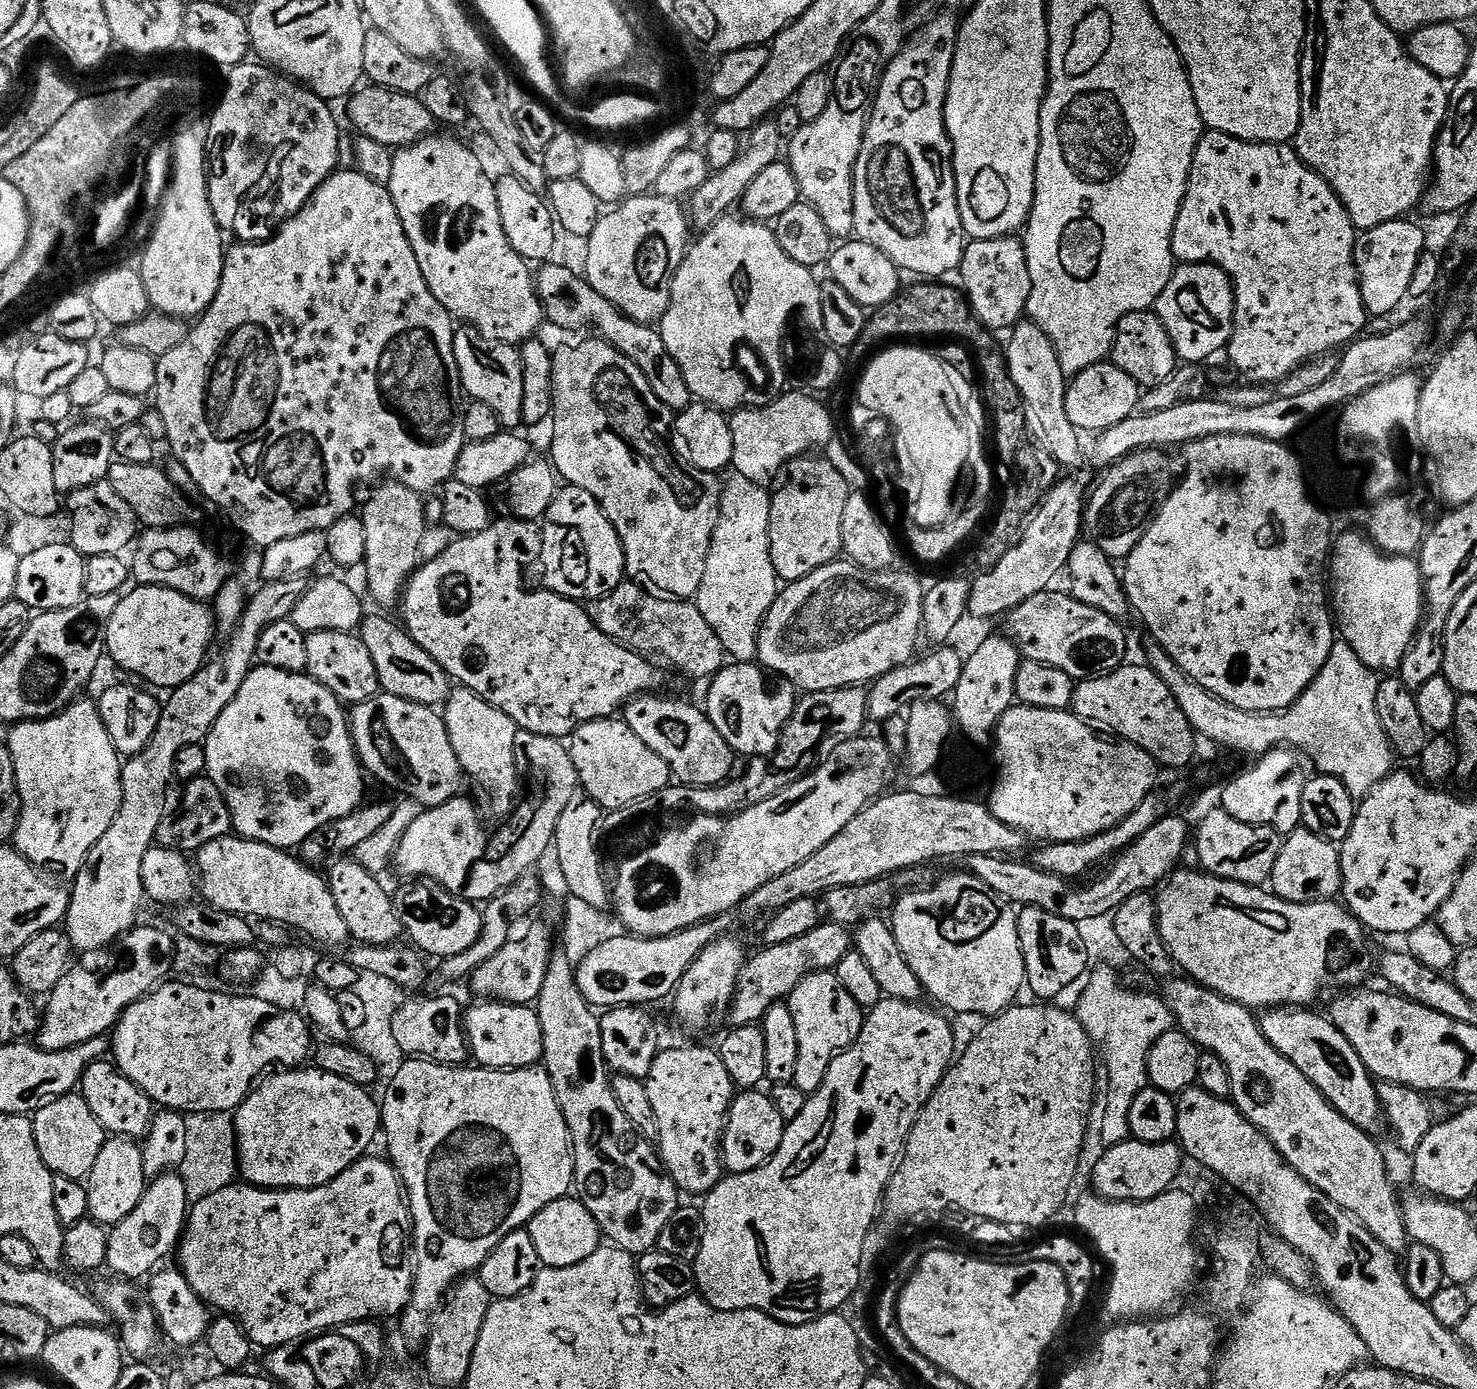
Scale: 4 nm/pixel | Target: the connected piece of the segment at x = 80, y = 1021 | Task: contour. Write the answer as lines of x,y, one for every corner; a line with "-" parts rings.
137,926
121,936
114,944
106,948
99,948
96,952
85,952
69,967
67,974
54,986
54,990
47,993
48,1005
42,1008
40,1027
34,1036
36,1047
47,1052
70,1050
74,1046
82,1046
99,1036
107,1037
120,1015
134,1002
144,996
149,996
156,988
173,975
176,962
176,940
168,932
160,928
143,928

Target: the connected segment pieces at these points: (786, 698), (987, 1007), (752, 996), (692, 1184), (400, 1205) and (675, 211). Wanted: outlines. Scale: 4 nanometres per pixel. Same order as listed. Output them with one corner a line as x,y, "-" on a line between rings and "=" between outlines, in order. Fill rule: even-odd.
732,662
720,669
715,676
711,677
708,688
708,704
706,711
708,720
726,738
726,742
732,747
733,753
744,755
744,758
755,758
757,756
772,756
776,753
776,747
780,741
782,730
786,722
791,718
796,708
797,693
792,692
767,692
764,689
764,680
760,677
762,668
756,662
=
967,870
944,876
934,884
905,891
892,905
890,923
894,938
898,938
898,950
902,950
906,962
910,962
910,970
918,974
918,982
922,982
925,993
933,996
941,1009
949,1008
944,1009
949,1013
969,1012
983,1018
997,1016
1017,1003
1016,995
1026,984
1017,909
=
822,922
817,928
810,930
810,934
802,934
802,938
761,947
757,956
749,955
744,961
744,969
740,972
732,999
731,1027
759,1025
770,1006
787,1001
794,986
798,986
802,978
815,972
835,970
838,962
842,962
842,958
846,958
846,954
853,951
853,948
853,933
845,925
831,922
=
665,1047
654,1058
646,1083
650,1106
654,1106
658,1151
664,1171
681,1193
703,1197
726,1172
720,1158
720,1140
738,1089
715,1047
=
365,1155
351,1164
338,1178
326,1182
317,1188
257,1188
247,1182
233,1182
217,1193
202,1197
191,1205
188,1223
178,1245
178,1267
183,1272
186,1282
198,1294
198,1298
208,1305
209,1309
233,1320
246,1330
253,1345
264,1347
264,1350
281,1348
283,1344
295,1344
297,1340
307,1340
314,1336
339,1330
344,1324
363,1324
375,1321
376,1316
399,1317
412,1298
414,1279
414,1249
412,1247
412,1213
408,1211
408,1201
404,1183
396,1167
387,1159
=
655,194
632,196
611,210
605,211
598,226
594,226
594,234
586,241
588,253
584,256
583,275
588,285
598,290
602,298
618,306
618,310
622,310
628,316
635,316
638,322
655,325
664,317
670,306
672,277
675,276
678,266
685,263
690,247
688,232
690,233
690,216
681,201
662,198

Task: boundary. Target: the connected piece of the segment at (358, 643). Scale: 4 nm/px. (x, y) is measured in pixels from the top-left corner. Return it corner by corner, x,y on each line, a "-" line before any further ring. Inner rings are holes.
310,632
307,638
307,675
322,682
322,686
326,686
326,690
333,692
345,705
364,704
370,698
381,695
374,658
370,658
370,650
366,650
359,635
350,632

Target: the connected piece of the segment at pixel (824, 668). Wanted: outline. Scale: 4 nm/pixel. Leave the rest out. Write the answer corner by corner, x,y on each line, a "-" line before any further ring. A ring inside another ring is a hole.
847,558
835,560
833,564
822,566
818,570
814,570
814,574
810,574
801,580
791,581
787,585
788,588
779,593
776,601
770,606
770,610
766,614
766,618
760,624
760,632
758,638
758,650
756,651
756,660
759,661
765,669
768,668
772,672
777,672
780,676
785,676
792,685
797,689
803,690
805,693
821,692
822,690
834,690
835,688
851,688
853,686
868,686
872,681
877,680
882,674
886,674
895,668
901,668
904,664
912,663
917,655
916,643
921,643
922,629
924,627
924,615
922,614
922,606
924,605
925,585
920,585
920,580
916,576
911,576
908,572
896,572
897,570
889,570
884,572
868,572
853,564

